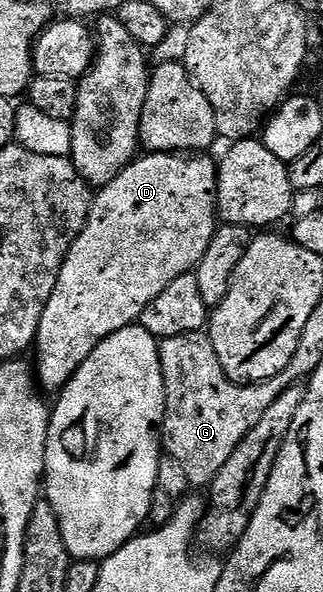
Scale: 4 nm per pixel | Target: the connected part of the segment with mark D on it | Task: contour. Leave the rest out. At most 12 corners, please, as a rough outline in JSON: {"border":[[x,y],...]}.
{"border":[[137,157],[95,191],[42,312],[41,391],[193,273],[217,159]]}

